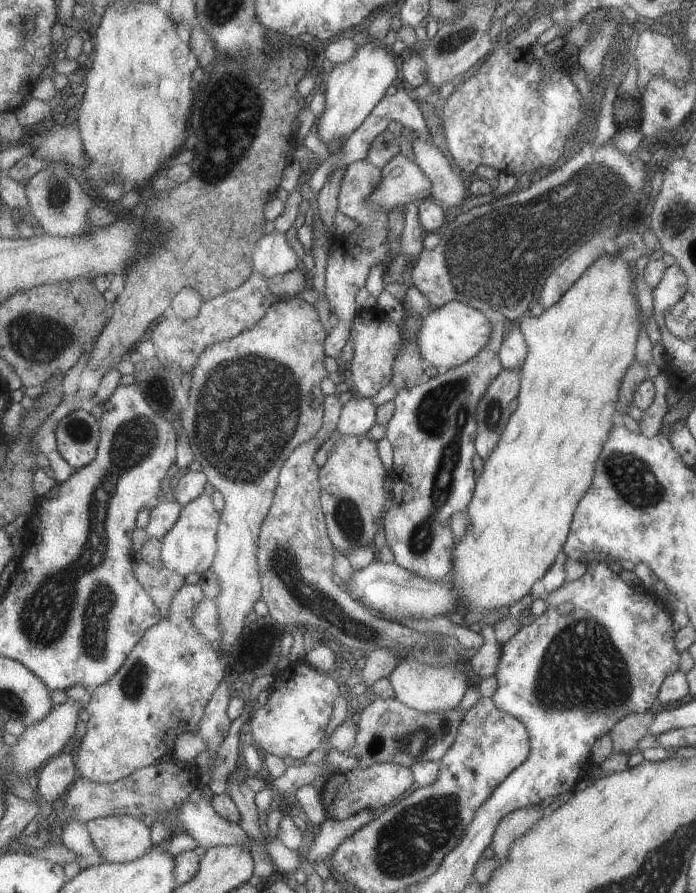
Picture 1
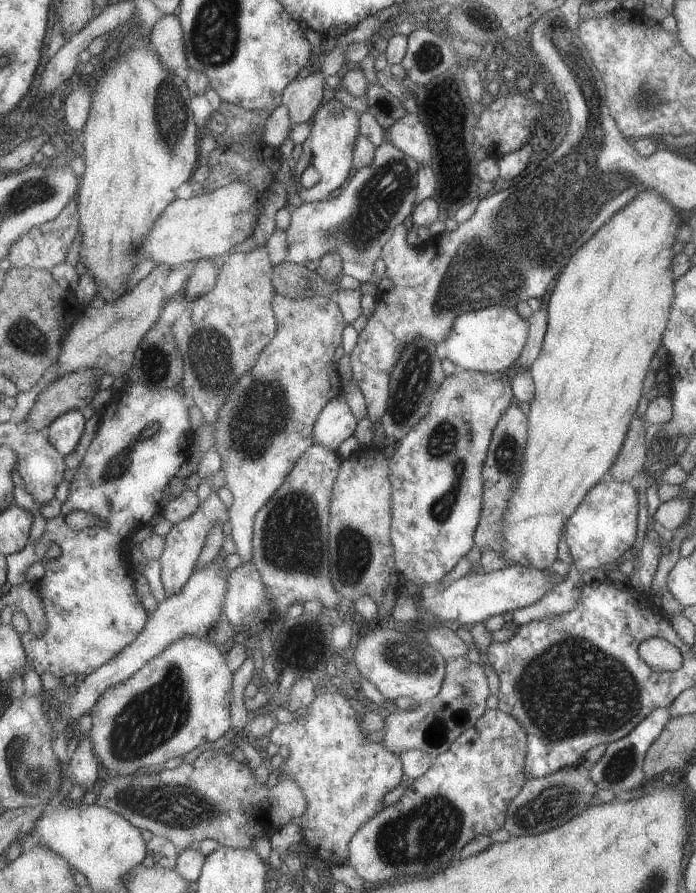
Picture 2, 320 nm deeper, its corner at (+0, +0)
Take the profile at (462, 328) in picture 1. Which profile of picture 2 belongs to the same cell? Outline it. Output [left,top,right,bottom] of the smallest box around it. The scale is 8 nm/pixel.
[443,305,528,373]

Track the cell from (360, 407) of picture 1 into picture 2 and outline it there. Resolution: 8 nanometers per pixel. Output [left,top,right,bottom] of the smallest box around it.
[313,394,356,451]

